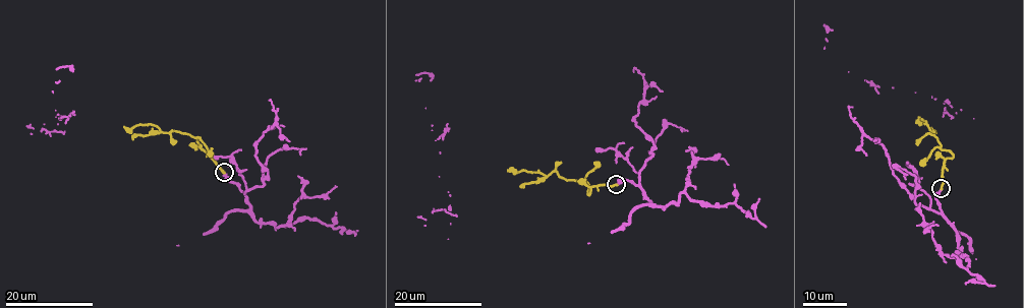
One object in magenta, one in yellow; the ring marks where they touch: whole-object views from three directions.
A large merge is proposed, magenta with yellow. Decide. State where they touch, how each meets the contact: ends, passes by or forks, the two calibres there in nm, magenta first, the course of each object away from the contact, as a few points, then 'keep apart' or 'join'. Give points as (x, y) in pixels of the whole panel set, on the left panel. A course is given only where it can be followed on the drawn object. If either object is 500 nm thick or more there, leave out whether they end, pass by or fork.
place (224, 172); magenta ends; yellow ends; calibres 240 and 240 nm; course magenta (224, 173), (244, 194), (244, 180), (230, 157), (212, 156), (69, 67), (56, 69); course yellow (224, 173), (197, 143), (198, 138), (174, 131), (162, 132), (151, 124), (138, 124), (130, 128), (124, 126); join

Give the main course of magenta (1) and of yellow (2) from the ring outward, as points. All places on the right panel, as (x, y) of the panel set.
1: (941, 189), (936, 197), (942, 212), (937, 213), (929, 207), (930, 198), (919, 187), (918, 177), (825, 25)
2: (941, 189), (944, 163), (953, 157), (948, 150), (942, 148), (933, 135), (926, 134), (929, 128), (918, 116)

